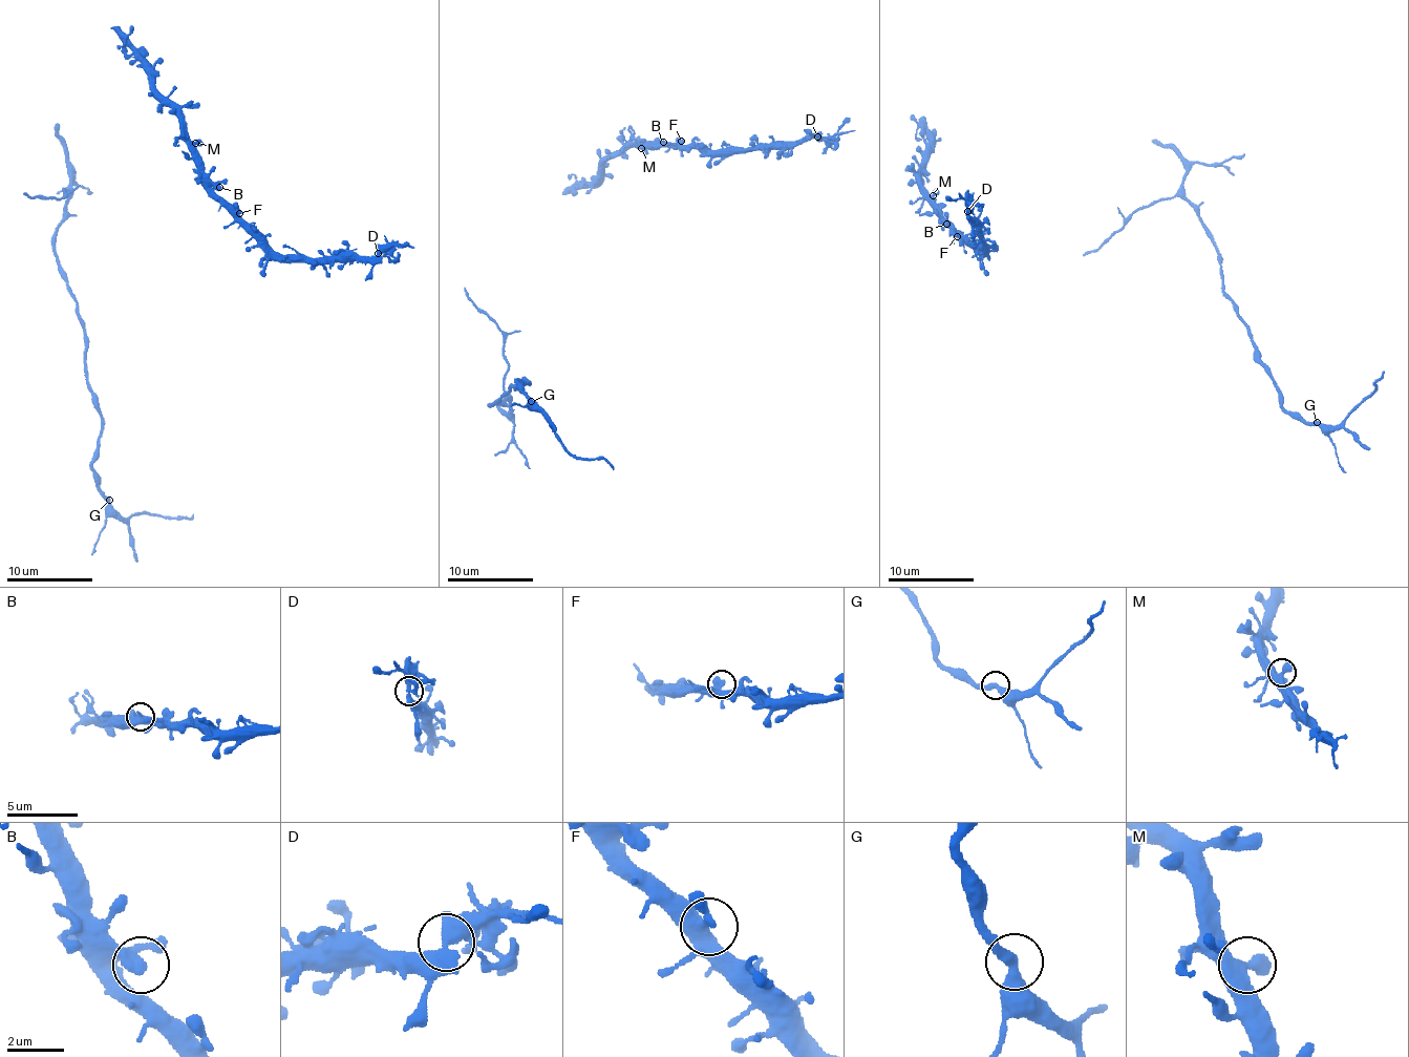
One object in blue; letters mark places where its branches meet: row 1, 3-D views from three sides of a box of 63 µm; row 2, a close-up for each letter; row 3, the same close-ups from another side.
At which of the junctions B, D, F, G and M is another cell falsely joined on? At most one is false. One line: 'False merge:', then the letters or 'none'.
False merge: D

